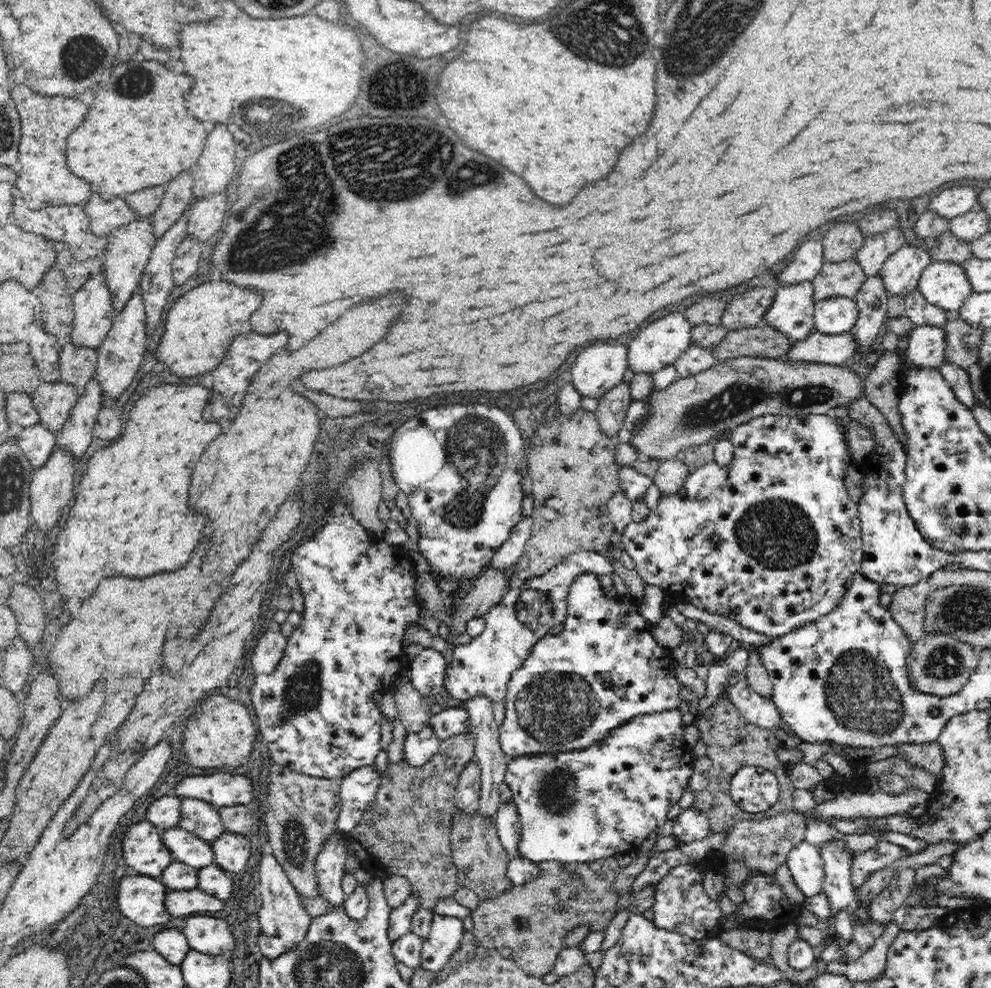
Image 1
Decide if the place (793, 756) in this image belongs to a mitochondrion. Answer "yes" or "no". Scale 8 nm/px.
no

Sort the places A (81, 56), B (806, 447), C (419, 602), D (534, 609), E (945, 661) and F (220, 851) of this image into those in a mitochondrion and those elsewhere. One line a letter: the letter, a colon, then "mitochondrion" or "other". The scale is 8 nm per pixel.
A: mitochondrion
B: other
C: other
D: mitochondrion
E: mitochondrion
F: other

